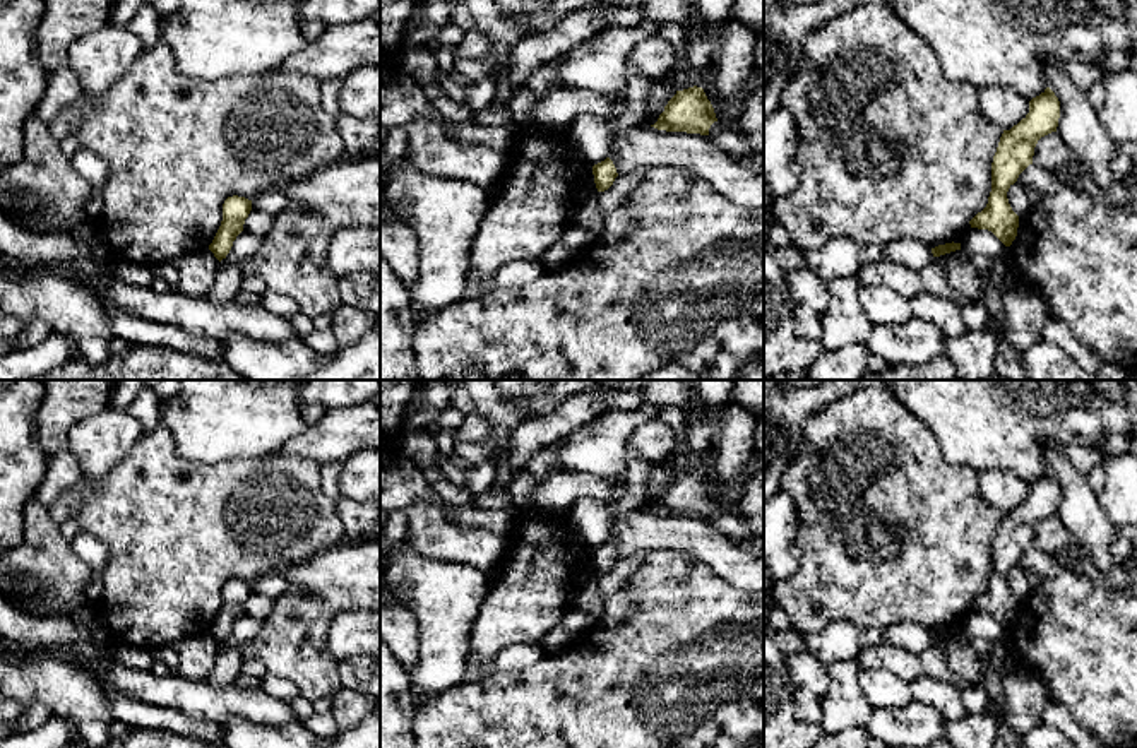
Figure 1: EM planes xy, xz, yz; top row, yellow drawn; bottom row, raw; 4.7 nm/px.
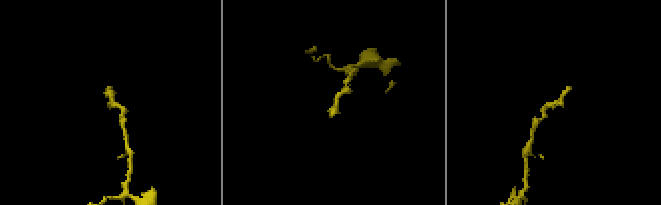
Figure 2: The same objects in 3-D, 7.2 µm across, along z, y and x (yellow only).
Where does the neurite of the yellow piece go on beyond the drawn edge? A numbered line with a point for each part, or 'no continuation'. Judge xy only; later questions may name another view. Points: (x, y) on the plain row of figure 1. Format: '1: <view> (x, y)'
no continuation

